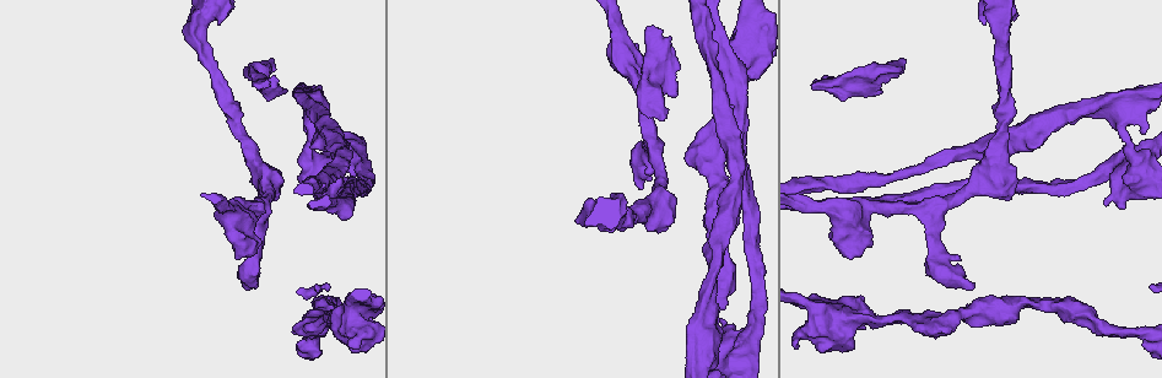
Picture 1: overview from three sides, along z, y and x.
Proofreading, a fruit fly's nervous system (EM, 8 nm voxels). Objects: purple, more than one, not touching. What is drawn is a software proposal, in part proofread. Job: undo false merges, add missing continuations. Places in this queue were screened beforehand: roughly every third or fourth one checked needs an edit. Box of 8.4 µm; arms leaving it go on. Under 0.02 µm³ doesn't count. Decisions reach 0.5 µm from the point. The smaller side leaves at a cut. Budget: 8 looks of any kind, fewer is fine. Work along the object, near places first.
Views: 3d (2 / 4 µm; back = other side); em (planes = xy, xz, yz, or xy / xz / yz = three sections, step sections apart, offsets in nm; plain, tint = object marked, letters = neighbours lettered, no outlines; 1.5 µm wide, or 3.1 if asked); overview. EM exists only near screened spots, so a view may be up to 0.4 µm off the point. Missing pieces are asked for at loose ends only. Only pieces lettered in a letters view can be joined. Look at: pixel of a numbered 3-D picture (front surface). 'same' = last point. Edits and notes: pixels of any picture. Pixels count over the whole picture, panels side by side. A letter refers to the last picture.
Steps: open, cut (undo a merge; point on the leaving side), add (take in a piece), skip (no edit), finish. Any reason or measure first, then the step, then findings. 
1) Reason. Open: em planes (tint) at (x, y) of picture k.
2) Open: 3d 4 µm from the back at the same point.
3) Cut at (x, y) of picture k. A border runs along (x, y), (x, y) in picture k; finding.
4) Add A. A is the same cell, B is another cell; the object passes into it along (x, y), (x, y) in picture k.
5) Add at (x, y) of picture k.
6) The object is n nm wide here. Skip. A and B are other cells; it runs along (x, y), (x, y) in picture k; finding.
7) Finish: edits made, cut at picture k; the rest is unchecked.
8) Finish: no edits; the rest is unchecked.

Open: em xz step 8 (tint) at (245, 203) of picture 1.

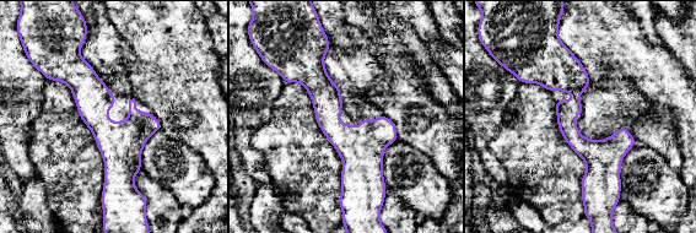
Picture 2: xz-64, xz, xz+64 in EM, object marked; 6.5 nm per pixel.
Cut it another way. Open: em planes (letters) at the same point.

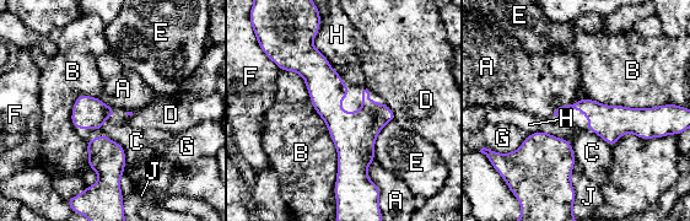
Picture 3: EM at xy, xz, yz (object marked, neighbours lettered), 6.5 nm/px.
Skip. A, B, C, D, E, F, G, H and J are other cells; it runs along (310, 39), (346, 181) in picture 3; one neuron here.

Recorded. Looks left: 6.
Open: em planes (letters) at (676, 92) of picture 1.

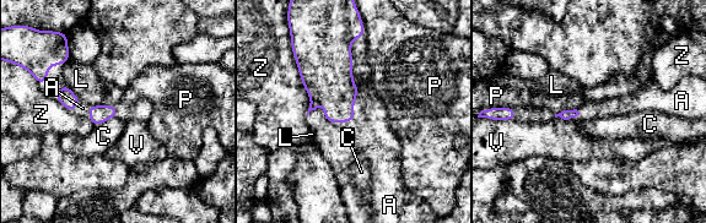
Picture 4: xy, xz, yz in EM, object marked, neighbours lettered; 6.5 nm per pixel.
Add A. A is the same cell, C, L, P, V and Z are other cells; the object passes into it along (332, 83), (335, 121), (372, 131) in picture 4; the neuron continues.

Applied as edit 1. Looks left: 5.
Branch stops here. Open: em planes (letters) at (640, 186) of picture 1.

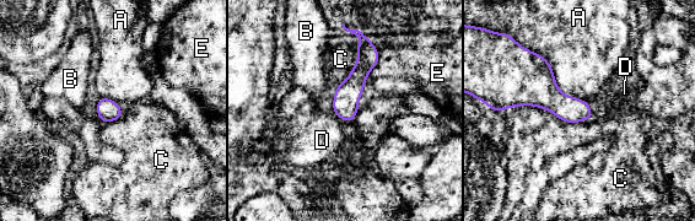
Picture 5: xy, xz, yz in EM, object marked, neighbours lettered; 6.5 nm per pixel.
Skip. A, B, C, D and E are other cells; none of them fits.

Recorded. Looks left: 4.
Finish: edits made, add at picture 4; the rest is unchecked.

